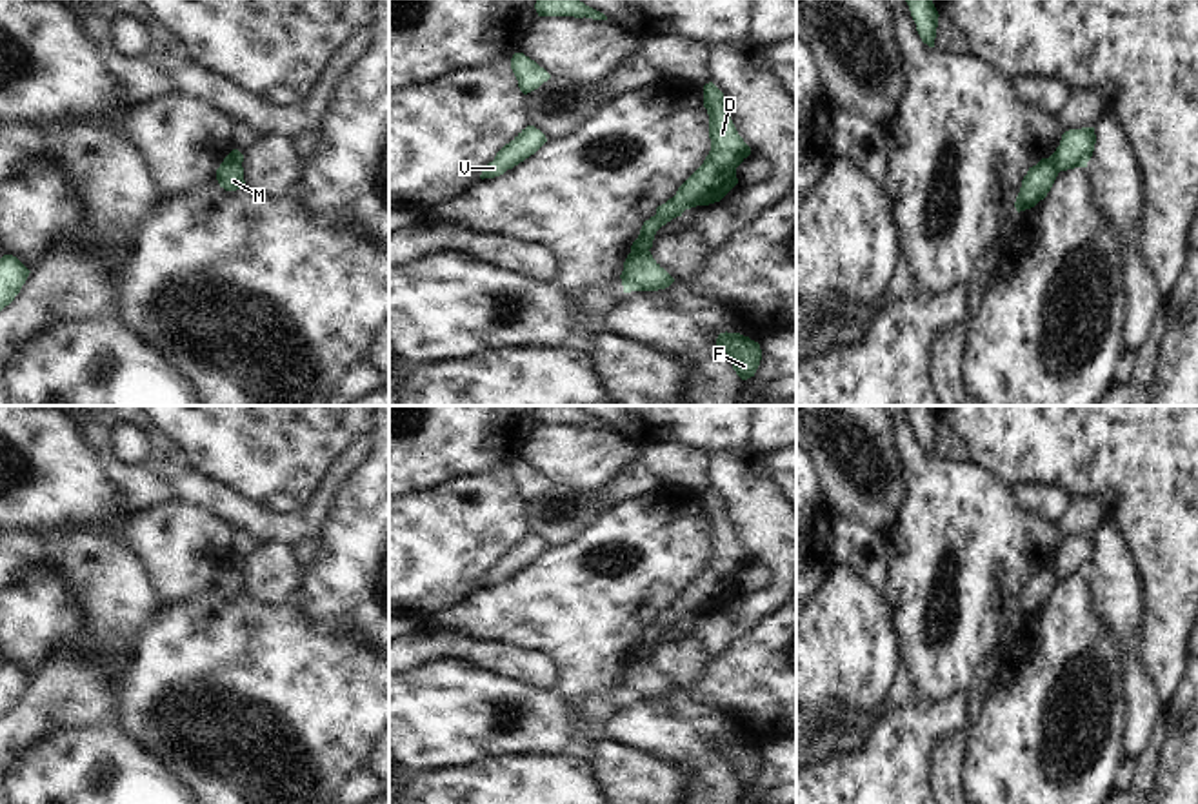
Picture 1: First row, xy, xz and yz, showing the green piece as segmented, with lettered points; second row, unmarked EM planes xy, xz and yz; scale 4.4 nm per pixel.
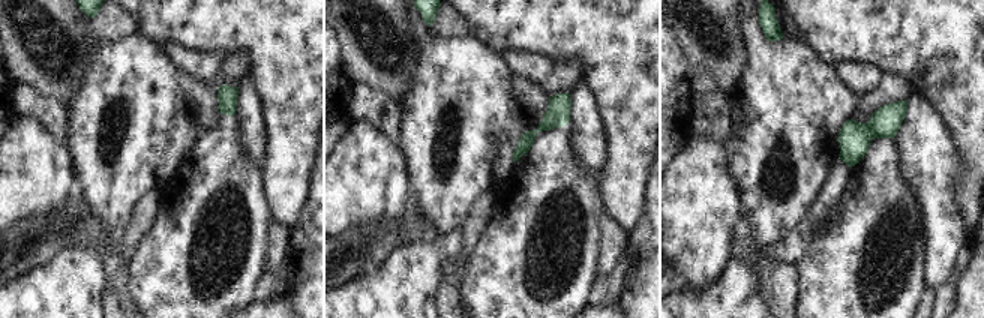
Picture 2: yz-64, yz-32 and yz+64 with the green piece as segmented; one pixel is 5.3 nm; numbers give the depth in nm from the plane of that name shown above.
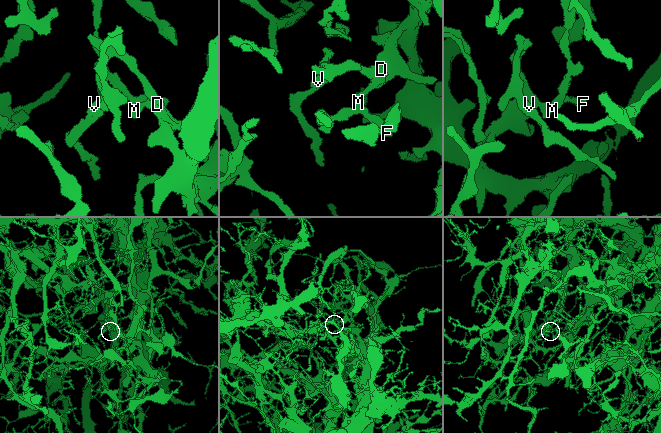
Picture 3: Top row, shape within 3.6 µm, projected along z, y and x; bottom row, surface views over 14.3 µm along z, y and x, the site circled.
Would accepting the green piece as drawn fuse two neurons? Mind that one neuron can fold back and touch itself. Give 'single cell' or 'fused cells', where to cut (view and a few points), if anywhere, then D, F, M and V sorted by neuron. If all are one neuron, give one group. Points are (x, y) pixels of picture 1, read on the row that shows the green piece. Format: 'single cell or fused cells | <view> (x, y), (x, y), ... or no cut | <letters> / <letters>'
fused cells | xz (648, 248), (631, 253) | D M V / F

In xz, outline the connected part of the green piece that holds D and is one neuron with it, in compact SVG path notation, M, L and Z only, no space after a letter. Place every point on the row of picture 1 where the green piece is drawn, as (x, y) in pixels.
M713 82L704 85L704 107L709 115L711 151L676 195L644 222L631 253L651 249L662 226L682 216L685 209L720 202L738 184L736 167L751 155L751 147L738 135L725 109L724 93Z

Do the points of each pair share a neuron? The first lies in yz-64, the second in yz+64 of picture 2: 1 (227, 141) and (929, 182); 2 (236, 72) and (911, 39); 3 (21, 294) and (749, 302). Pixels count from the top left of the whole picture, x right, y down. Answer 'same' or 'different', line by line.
1: different
2: different
3: same

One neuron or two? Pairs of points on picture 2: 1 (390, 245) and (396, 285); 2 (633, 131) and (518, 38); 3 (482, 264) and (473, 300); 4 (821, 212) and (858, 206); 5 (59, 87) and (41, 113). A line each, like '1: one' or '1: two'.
1: two
2: one
3: one
4: two
5: two

